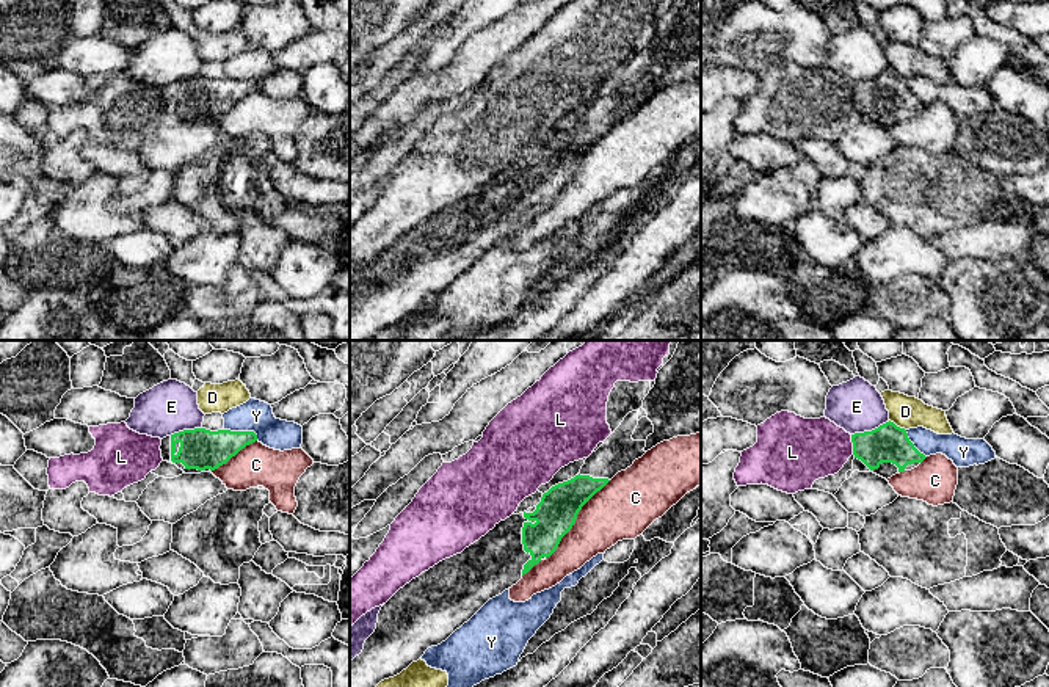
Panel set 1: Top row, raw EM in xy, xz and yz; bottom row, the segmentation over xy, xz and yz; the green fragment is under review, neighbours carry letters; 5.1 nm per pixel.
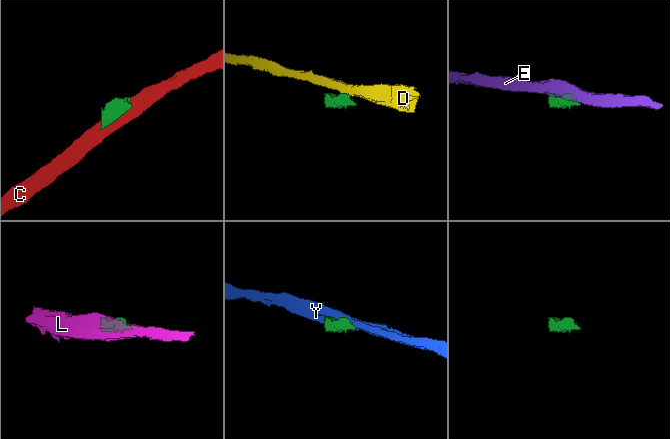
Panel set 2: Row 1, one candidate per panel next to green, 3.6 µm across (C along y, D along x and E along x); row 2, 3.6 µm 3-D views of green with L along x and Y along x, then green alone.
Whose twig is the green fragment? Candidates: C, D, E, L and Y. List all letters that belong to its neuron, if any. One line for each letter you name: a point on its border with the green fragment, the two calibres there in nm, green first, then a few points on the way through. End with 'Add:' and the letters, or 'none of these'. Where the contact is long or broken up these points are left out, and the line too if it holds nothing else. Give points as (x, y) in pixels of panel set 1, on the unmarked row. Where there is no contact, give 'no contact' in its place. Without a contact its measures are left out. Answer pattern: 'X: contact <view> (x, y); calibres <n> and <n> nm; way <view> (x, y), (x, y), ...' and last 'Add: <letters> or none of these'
Add: none of these

